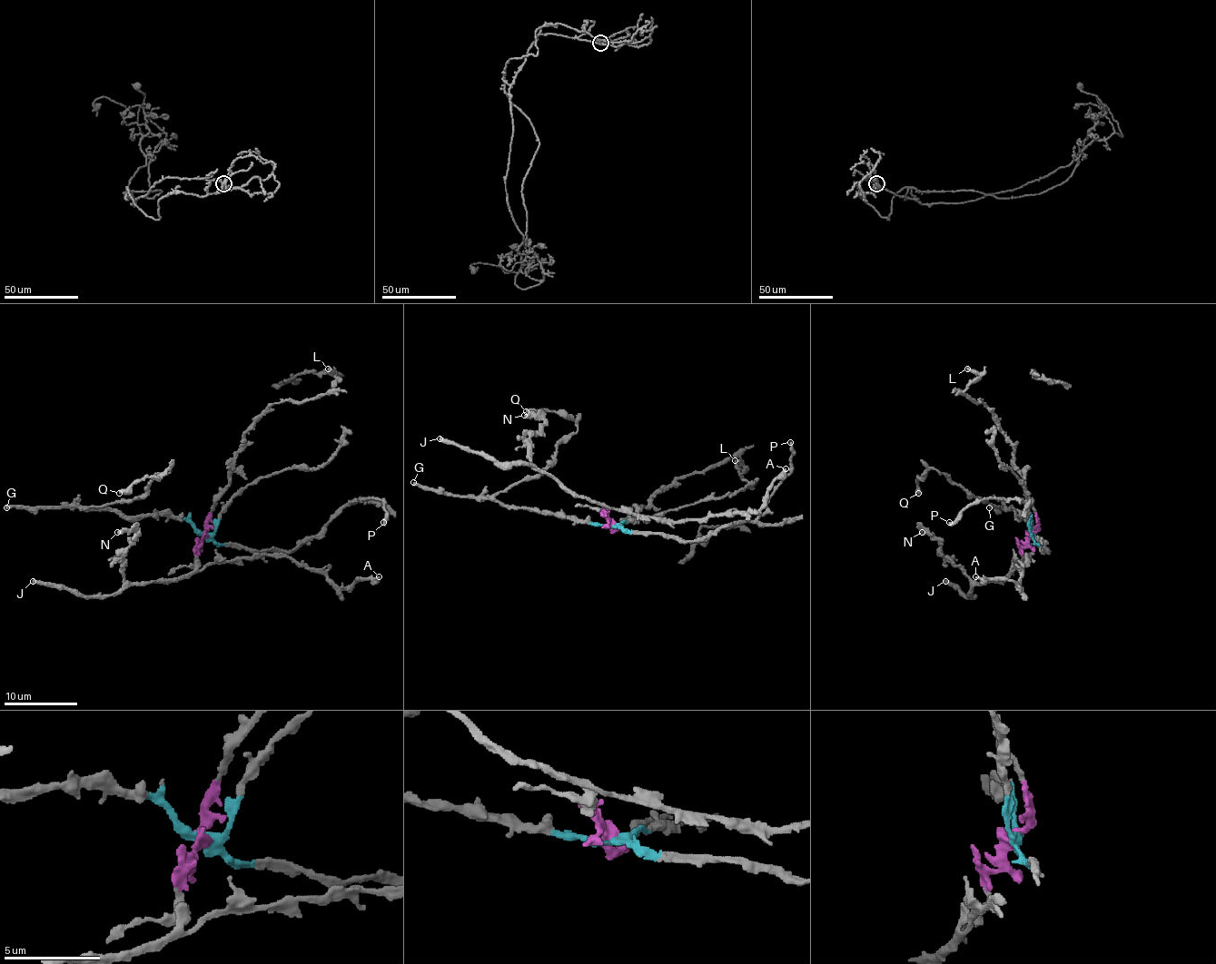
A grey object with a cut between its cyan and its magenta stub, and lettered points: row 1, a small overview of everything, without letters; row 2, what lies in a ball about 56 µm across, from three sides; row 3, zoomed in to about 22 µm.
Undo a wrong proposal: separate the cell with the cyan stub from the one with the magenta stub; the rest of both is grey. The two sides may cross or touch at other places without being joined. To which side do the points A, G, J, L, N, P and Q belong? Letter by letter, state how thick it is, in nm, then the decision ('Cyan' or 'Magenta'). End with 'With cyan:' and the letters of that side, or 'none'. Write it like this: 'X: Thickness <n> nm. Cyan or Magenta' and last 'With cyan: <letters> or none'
A: Thickness 320 nm. Magenta
G: Thickness 360 nm. Cyan
J: Thickness 400 nm. Magenta
L: Thickness 400 nm. Magenta
N: Thickness 440 nm. Magenta
P: Thickness 240 nm. Cyan
Q: Thickness 480 nm. Cyan
With cyan: G, P, Q

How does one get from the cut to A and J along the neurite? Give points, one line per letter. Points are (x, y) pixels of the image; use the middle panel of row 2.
A: (610, 525), (605, 516), (608, 507), (667, 521), (756, 511), (764, 504), (767, 487), (785, 469)
J: (610, 525), (605, 516), (605, 507), (566, 491), (533, 466), (494, 464), (439, 437)

